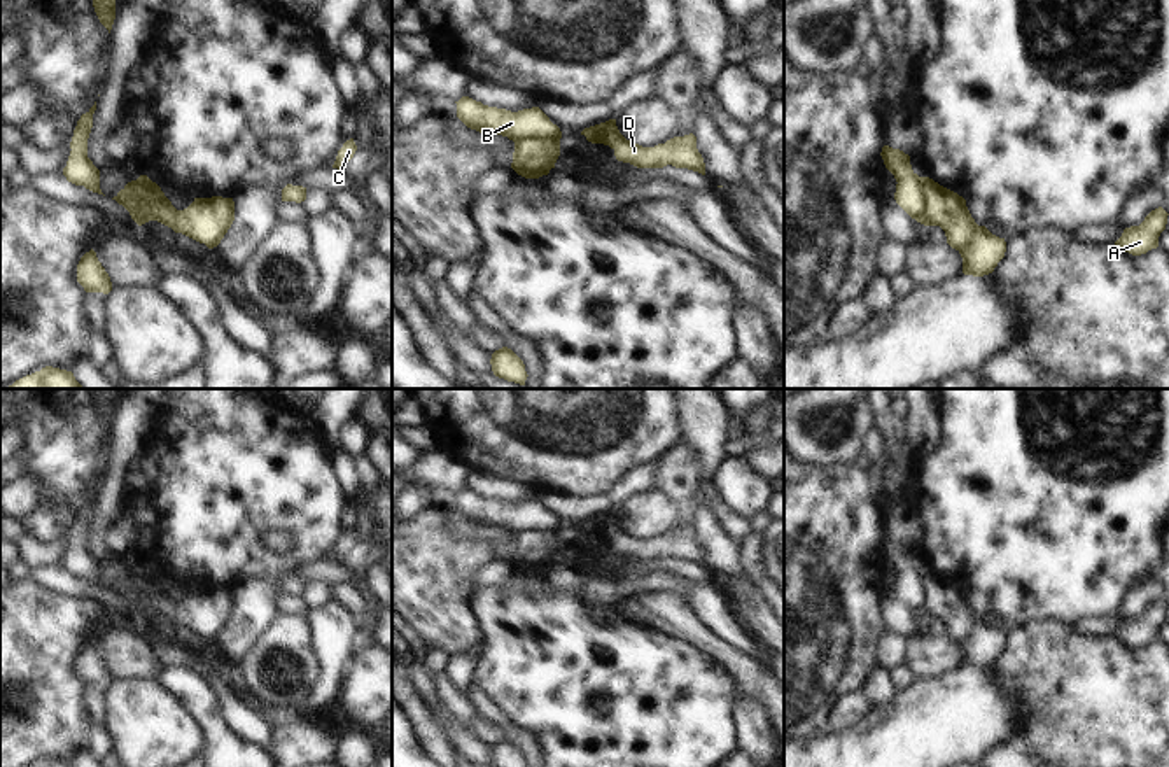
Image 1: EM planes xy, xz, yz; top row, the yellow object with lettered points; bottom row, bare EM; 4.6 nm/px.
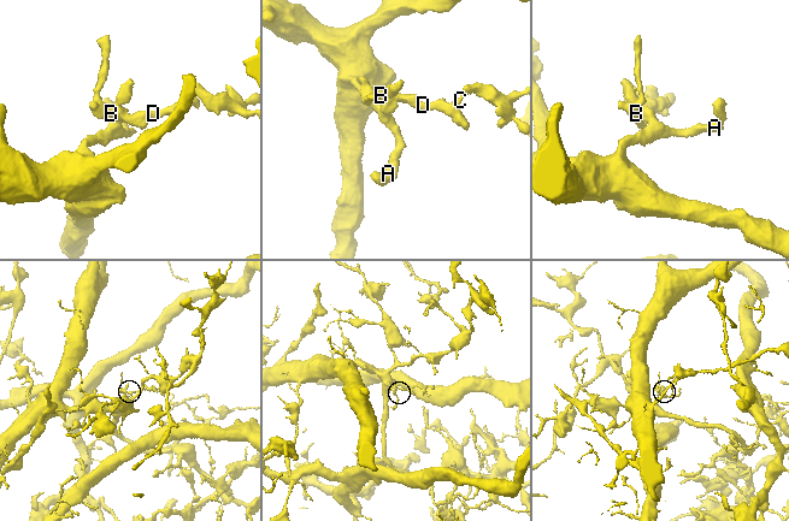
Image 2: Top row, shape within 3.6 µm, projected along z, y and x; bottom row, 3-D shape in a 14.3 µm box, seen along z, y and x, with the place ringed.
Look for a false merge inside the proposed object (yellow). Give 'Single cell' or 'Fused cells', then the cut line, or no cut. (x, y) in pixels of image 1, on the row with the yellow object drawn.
Fused cells. Split along xy (133, 181), (135, 197), (147, 207), (147, 212), (137, 221)

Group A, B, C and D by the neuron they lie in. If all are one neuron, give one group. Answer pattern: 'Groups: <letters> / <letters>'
Groups: A / B C D

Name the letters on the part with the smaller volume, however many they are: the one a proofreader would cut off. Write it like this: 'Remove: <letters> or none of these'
Remove: B, C, D

